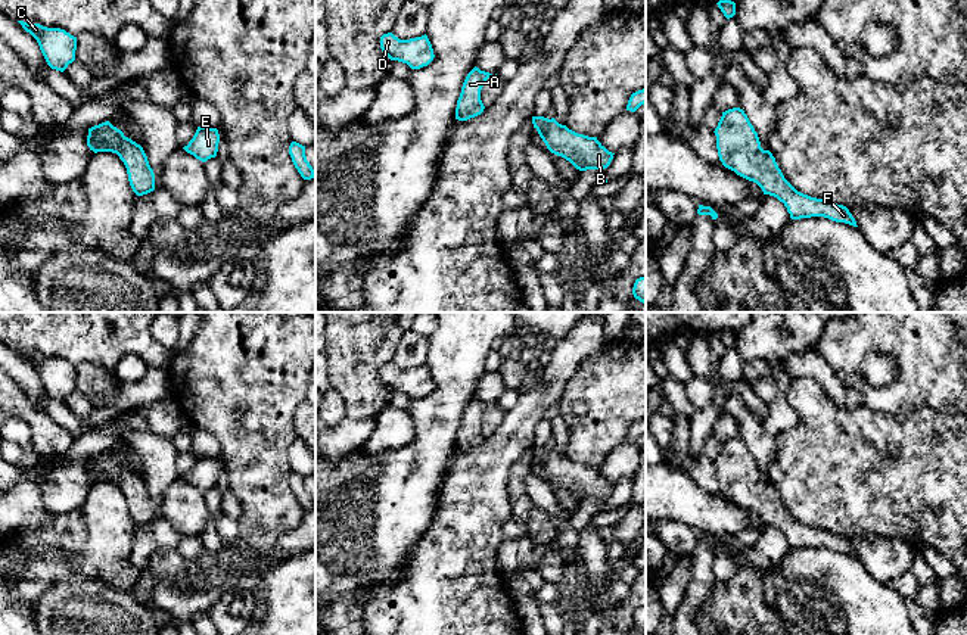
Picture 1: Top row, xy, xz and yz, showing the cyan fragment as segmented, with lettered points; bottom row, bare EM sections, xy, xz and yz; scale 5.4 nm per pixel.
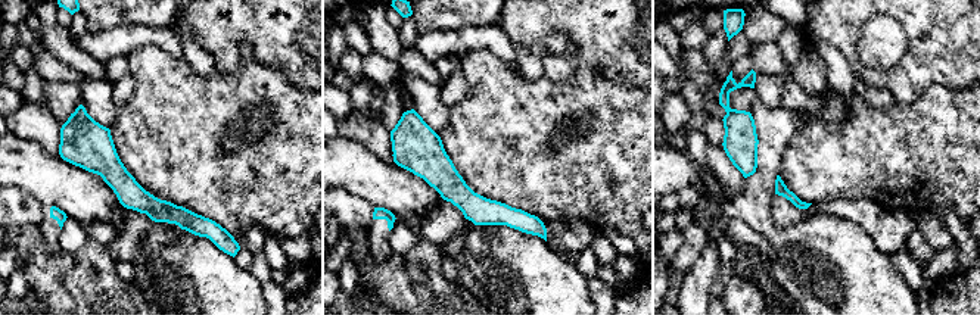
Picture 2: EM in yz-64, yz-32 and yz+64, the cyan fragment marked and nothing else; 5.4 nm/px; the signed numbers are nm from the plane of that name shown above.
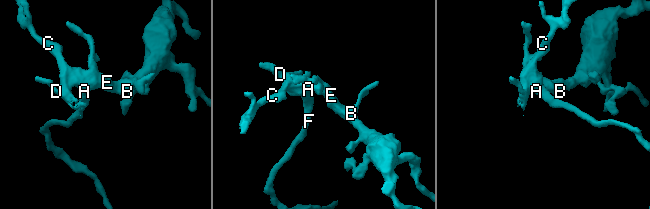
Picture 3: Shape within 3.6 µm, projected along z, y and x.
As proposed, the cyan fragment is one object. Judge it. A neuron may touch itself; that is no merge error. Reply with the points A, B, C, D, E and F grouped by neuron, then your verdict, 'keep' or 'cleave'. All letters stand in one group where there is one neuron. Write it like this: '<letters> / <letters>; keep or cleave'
A B C D E F; keep

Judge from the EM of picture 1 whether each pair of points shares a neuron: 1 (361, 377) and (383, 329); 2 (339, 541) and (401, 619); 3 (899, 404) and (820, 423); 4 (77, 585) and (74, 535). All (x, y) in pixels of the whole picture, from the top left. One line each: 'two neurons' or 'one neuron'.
1: one neuron
2: two neurons
3: two neurons
4: two neurons

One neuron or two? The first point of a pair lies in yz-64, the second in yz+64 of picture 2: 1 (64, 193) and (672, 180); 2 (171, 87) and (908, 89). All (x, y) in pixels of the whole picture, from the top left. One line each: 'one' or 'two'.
1: one
2: two

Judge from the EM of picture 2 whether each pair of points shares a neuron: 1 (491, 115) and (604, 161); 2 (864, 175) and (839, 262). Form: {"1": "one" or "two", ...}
{"1": "one", "2": "two"}

